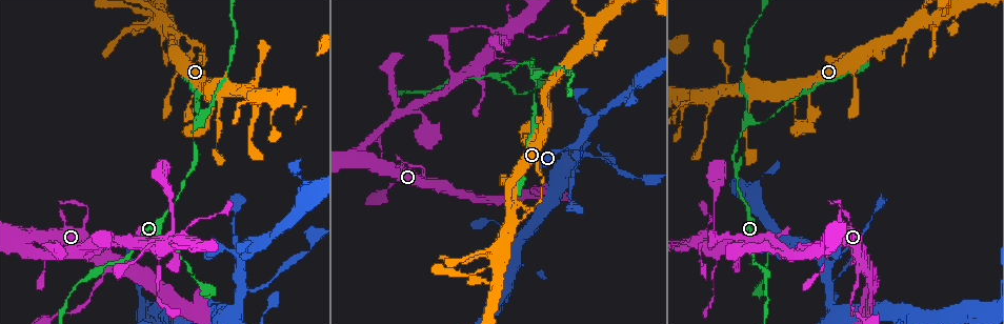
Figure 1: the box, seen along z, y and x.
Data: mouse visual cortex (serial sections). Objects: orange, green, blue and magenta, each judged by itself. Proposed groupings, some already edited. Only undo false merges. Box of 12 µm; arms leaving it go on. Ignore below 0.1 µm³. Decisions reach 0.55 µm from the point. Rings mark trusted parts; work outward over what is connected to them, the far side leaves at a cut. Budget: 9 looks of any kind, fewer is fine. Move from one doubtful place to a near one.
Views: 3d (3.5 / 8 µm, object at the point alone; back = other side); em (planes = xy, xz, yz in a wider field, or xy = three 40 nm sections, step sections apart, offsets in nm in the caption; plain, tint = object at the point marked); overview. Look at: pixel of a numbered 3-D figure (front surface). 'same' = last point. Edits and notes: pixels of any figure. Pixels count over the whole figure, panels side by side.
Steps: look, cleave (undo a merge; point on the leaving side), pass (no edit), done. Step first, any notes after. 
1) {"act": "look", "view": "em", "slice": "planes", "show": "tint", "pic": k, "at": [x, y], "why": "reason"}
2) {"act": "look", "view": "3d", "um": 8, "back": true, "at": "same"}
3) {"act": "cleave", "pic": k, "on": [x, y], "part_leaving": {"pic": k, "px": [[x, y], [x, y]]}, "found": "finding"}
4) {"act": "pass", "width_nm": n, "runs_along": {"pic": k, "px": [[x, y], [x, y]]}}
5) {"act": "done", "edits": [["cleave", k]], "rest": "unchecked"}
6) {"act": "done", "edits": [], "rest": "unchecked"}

{"act": "look", "view": "3d", "um": 3.5, "pic": 1, "at": [171, 49], "why": "arms part here"}

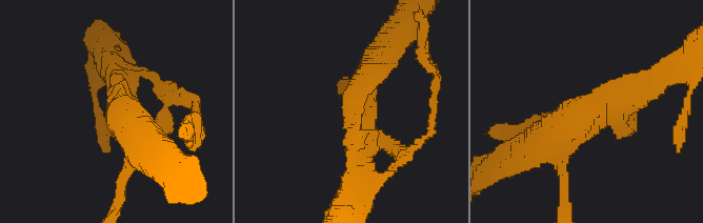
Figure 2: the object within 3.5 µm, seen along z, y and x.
{"act": "look", "view": "em", "slice": "planes", "show": "tint", "pic": 2, "at": [354, 116]}

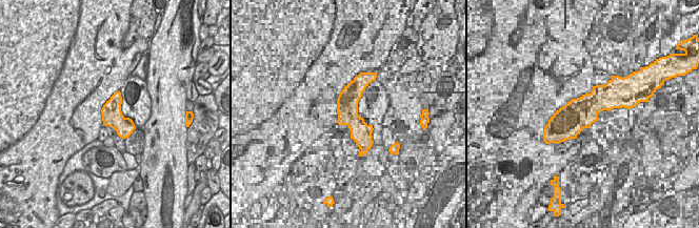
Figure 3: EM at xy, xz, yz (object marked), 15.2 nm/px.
{"act": "pass", "arms": 3, "arm_widths_nm": [200, 350, 350], "runs_along": {"pic": 2, "px": [[539, 137], [655, 79]]}, "found": "all the same cell"}

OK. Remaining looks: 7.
{"act": "look", "view": "3d", "um": 8, "back": true, "pic": 1, "at": [713, 214], "why": "a narrow waist"}

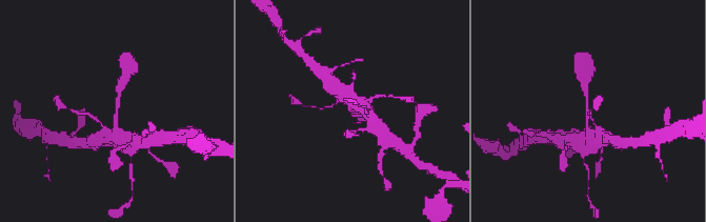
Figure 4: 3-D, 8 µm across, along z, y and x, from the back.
{"act": "look", "view": "em", "slice": "xy", "step": 3, "show": "tint", "pic": 4, "at": [585, 112], "arm_widths_nm": [200, 300], "why": "now the EM"}

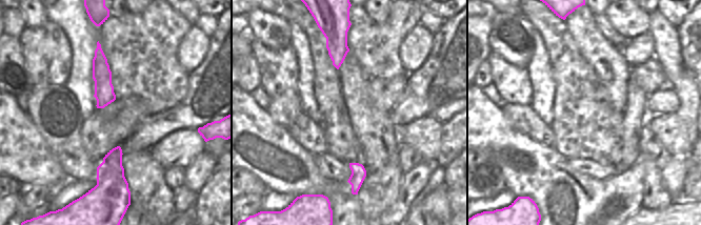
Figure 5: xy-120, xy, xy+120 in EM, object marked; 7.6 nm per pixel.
{"act": "pass", "runs_along": {"pic": 5, "px": [[98, 50], [101, 70], [101, 105]]}, "found": "continuous, no second cell"}

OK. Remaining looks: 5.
{"act": "look", "view": "3d", "um": 3.5, "pic": 1, "at": [538, 75], "why": "three arms meet"}

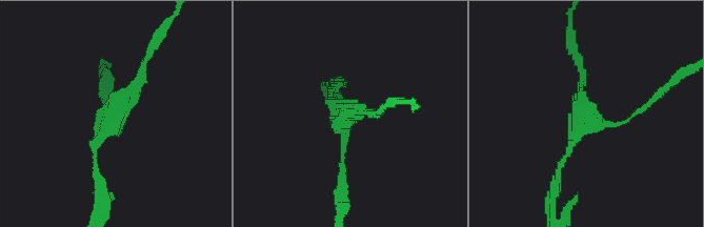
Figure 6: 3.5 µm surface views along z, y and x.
{"act": "pass", "found": "one cell here"}

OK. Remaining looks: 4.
{"act": "look", "view": "3d", "um": 3.5, "back": true, "pic": 1, "at": [576, 147], "why": "four-way junction"}

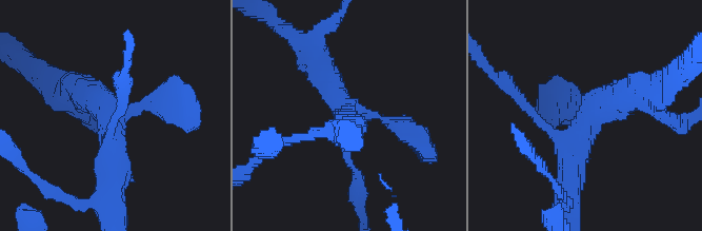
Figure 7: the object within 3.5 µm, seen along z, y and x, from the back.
{"act": "look", "view": "em", "slice": "planes", "show": "tint", "pic": 7, "at": [587, 117], "arms": 4, "arm_widths_nm": [150, 300, 400, 450], "why": "need the tissue"}

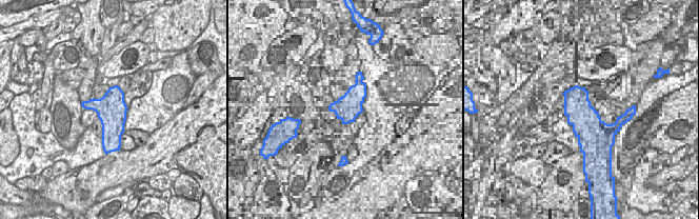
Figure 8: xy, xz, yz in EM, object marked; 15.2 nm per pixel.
{"act": "look", "view": "em", "slice": "xy", "step": 5, "show": "tint", "at": "same"}

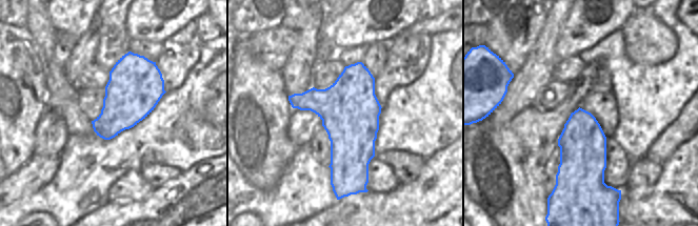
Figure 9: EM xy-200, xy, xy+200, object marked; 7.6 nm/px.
{"act": "pass", "width_nm": 460, "runs_along": {"pic": 7, "px": [[178, 110], [113, 119], [113, 184]]}, "found": "one cell here"}

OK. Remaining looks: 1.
{"act": "done", "edits": [], "rest": "unchecked"}

